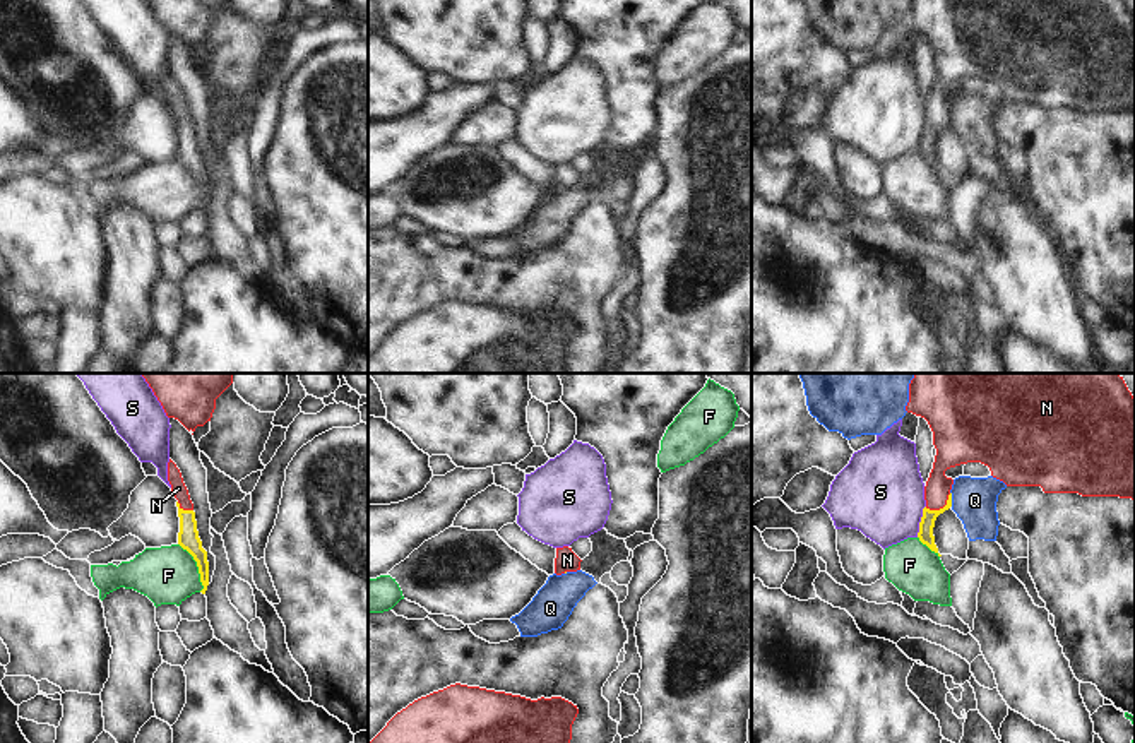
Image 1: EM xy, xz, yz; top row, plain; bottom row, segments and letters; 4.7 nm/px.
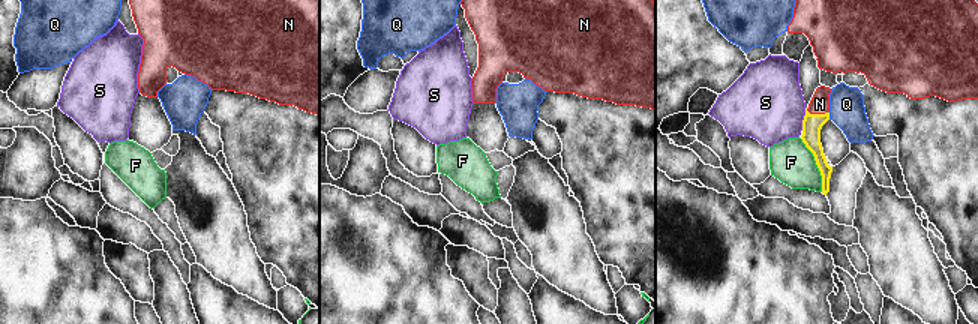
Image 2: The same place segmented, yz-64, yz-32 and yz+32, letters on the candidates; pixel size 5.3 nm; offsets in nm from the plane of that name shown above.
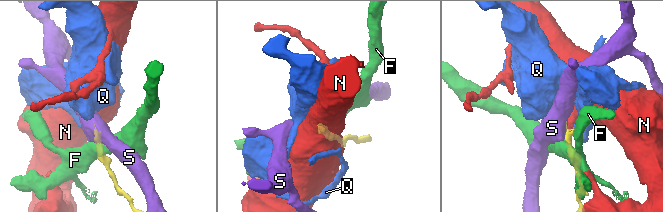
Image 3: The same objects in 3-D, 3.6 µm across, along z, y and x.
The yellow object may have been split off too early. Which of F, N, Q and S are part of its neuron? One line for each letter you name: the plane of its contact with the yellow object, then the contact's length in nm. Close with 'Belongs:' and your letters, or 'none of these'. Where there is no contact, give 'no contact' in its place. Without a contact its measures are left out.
N: contact in yz; length 140 nm
Belongs: N

